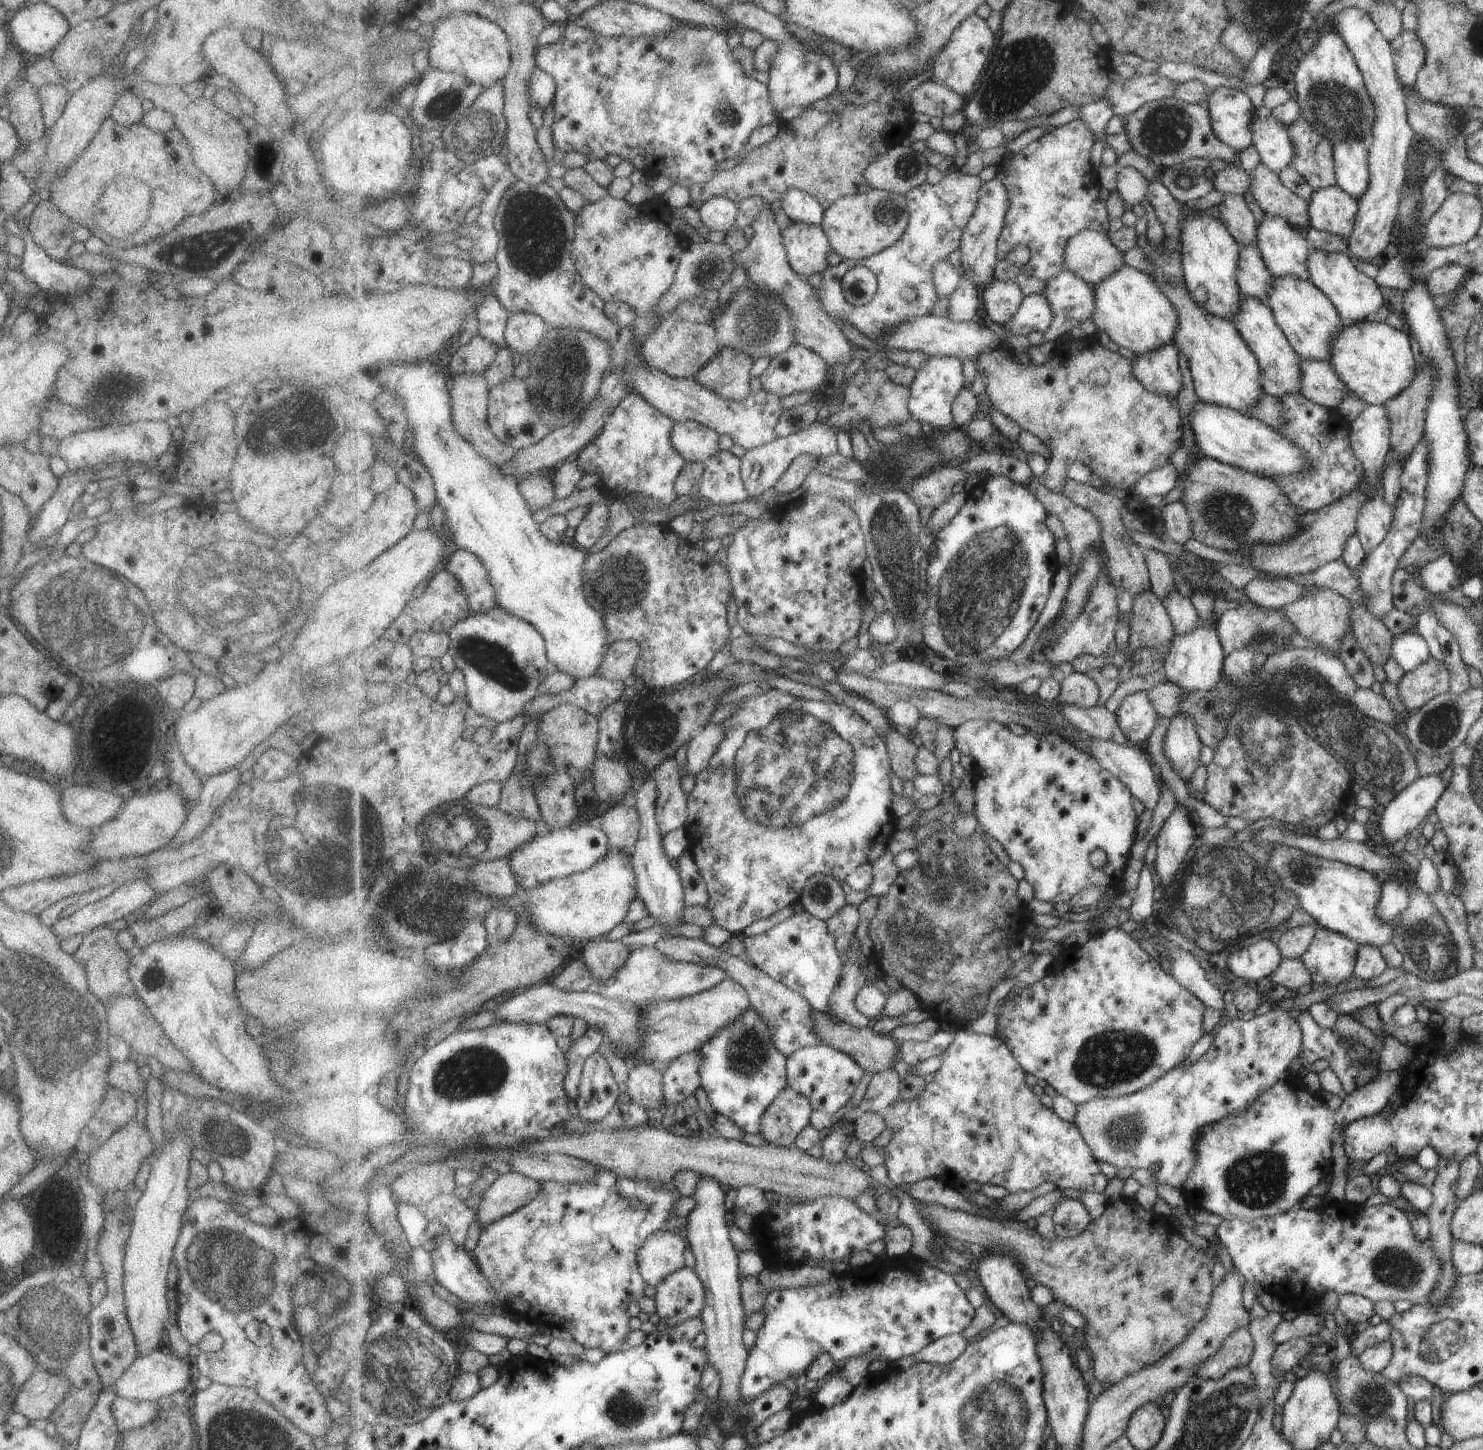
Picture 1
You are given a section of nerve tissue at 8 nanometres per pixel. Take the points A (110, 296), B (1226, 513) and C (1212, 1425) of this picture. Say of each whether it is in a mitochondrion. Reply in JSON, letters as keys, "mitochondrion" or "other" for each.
{"A":"other","B":"mitochondrion","C":"mitochondrion"}

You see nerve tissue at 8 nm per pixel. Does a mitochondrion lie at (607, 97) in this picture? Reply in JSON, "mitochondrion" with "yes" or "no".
{"mitochondrion":"no"}

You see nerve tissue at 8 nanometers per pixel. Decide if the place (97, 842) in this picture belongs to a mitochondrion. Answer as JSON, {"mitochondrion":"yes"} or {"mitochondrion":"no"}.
{"mitochondrion":"no"}

